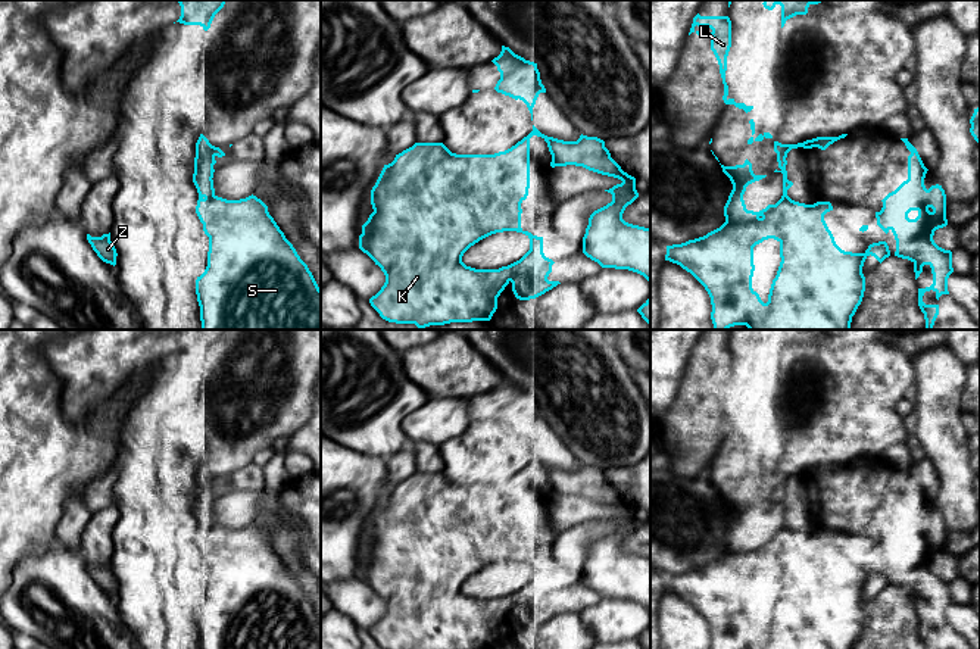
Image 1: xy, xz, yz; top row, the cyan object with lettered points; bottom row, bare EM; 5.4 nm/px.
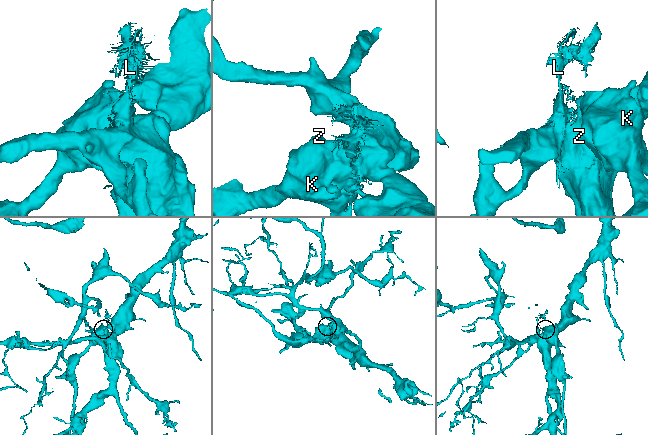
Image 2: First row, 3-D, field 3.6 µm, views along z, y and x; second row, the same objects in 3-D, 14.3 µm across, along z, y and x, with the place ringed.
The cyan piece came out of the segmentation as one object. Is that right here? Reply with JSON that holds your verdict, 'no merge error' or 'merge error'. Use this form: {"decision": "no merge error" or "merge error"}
{"decision": "merge error"}

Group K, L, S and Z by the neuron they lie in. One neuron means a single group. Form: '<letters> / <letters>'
K Z / L S

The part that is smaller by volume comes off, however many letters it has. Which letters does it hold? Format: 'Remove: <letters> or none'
Remove: K, Z

